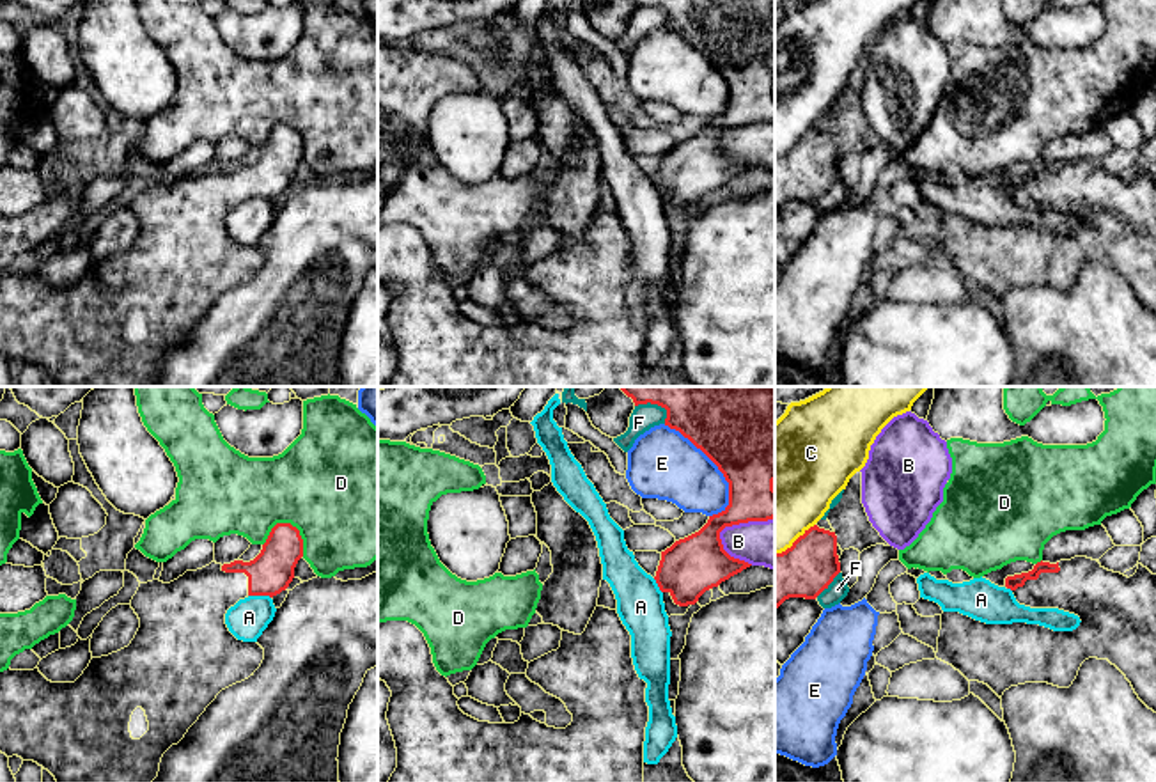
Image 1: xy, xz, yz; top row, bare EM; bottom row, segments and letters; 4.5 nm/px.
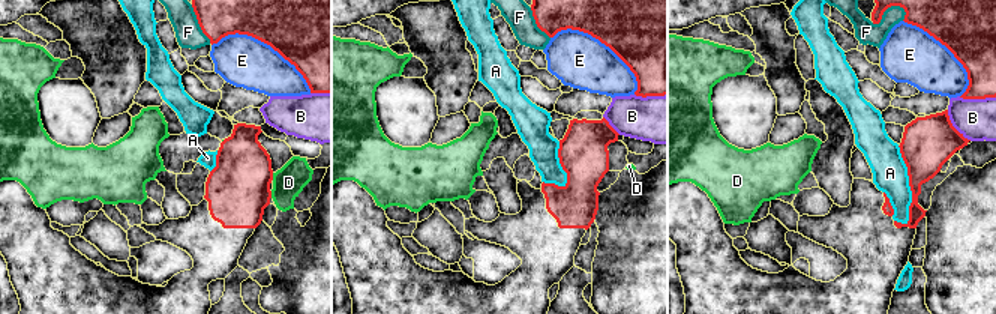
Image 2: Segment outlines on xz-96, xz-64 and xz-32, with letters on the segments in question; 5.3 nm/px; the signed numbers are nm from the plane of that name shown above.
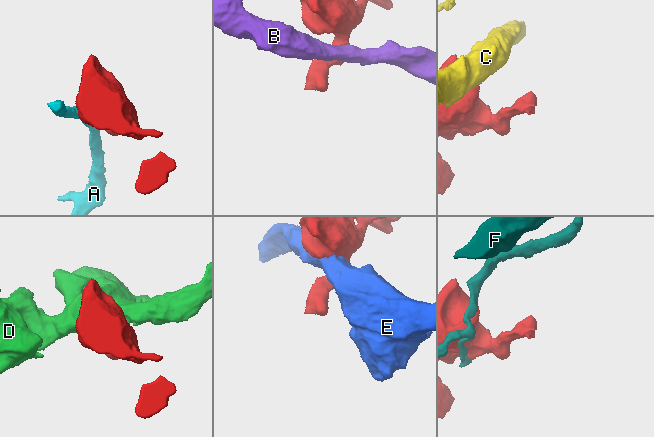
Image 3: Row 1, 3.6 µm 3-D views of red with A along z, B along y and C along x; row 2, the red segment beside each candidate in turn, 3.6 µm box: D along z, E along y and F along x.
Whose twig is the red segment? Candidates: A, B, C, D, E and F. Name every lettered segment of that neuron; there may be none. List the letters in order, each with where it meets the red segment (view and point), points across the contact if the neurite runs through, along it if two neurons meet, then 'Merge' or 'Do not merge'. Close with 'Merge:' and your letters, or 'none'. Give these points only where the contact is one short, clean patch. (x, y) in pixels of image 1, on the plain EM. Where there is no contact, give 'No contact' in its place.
A: Touches red at xy (259, 197). Boundary: xy (249, 197), (266, 197), (270, 201). Do not merge
B: Touches red at xz (738, 126). Boundary: xz (773, 119), (727, 128), (720, 135), (722, 151). Do not merge
C: Touches red at yz (795, 144). Do not merge
D: Touches red at xy (298, 135). Do not merge
E: Touches red at xz (713, 64). Do not merge
F: Touches red at yz (828, 187). Do not merge
Merge: none

